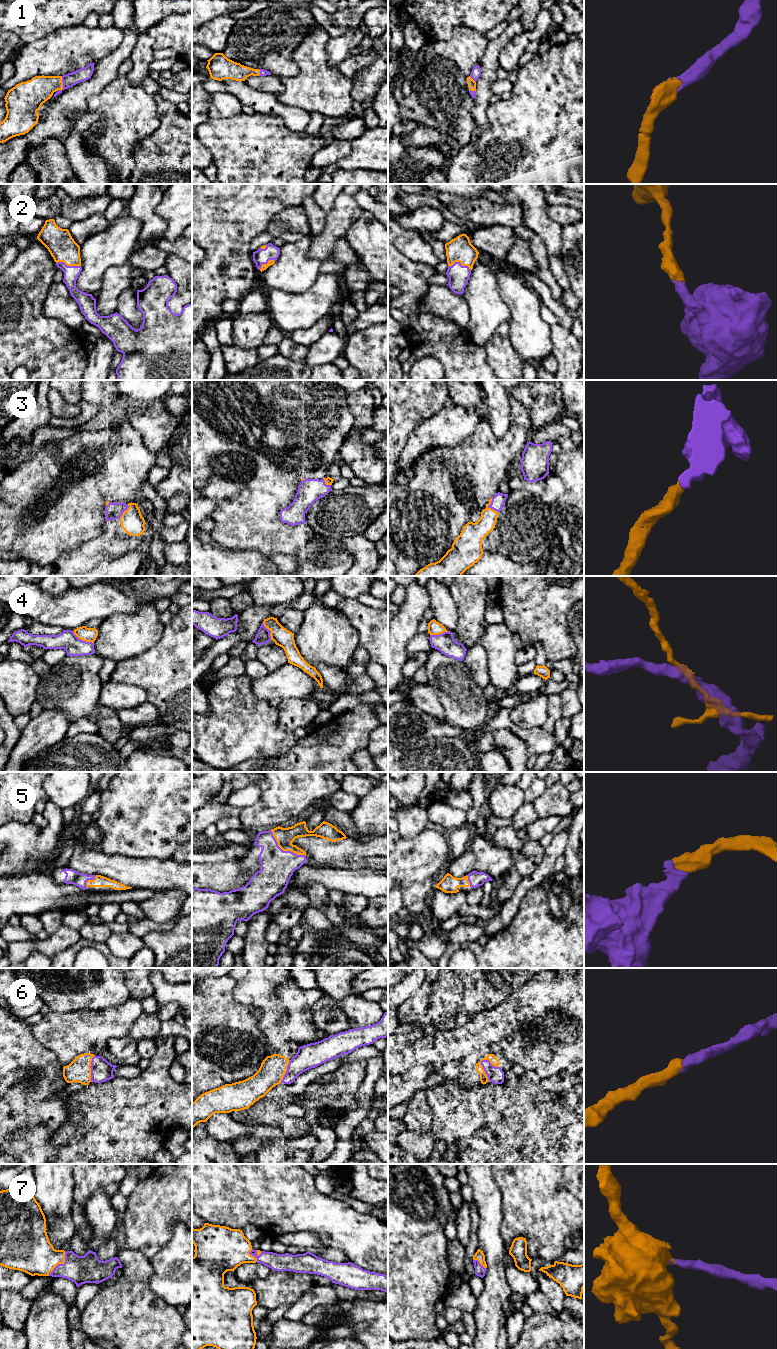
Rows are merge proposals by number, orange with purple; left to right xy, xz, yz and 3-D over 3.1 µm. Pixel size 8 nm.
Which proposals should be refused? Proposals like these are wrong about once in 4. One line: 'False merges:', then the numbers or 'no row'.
False merges: 4

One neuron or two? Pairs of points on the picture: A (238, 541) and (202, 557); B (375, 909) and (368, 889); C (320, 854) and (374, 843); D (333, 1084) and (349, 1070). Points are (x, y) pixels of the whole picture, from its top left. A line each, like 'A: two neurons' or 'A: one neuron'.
A: two neurons
B: two neurons
C: one neuron
D: one neuron

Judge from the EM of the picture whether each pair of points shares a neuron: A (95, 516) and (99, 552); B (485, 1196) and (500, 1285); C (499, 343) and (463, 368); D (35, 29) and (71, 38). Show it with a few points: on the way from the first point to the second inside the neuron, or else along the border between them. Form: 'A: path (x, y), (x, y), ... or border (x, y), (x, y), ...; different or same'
A: border (101, 533), (82, 542), (77, 547); different
B: path (490, 1218), (490, 1241), (494, 1248), (494, 1263); same
C: border (483, 347), (486, 353), (486, 361), (493, 369); different
D: border (73, 25), (60, 27), (41, 38), (29, 42); different

